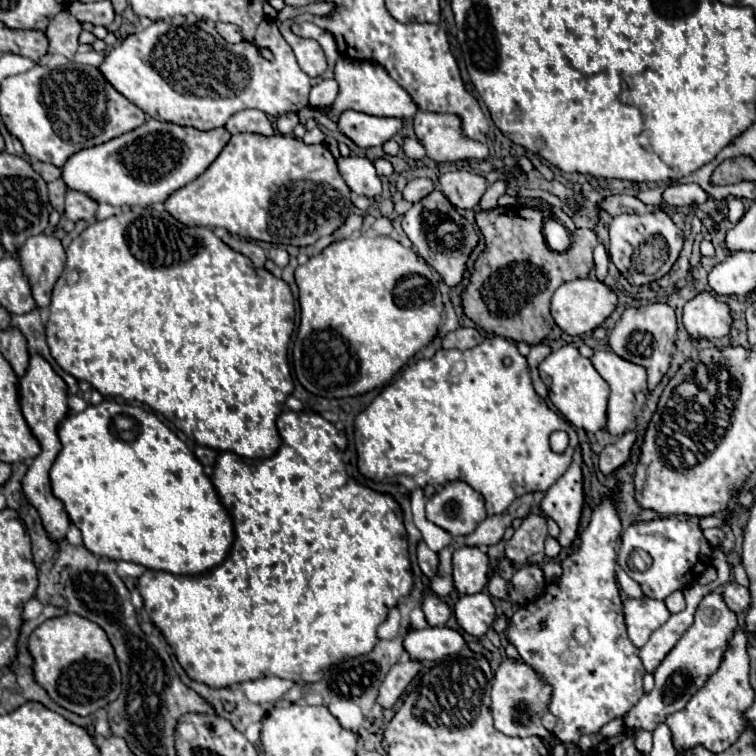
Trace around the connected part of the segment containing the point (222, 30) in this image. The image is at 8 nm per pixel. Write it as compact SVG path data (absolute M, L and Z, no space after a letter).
M218 22L216 24L216 30L218 34L226 40L226 42L240 42L242 40L242 32L236 24L224 24L224 22Z

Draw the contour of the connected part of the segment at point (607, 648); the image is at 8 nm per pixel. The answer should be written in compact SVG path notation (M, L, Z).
M606 496L602 498L594 510L592 510L592 520L588 524L588 528L580 534L580 546L572 552L568 552L568 556L562 560L562 576L554 582L548 584L544 596L540 596L536 602L530 602L530 604L524 604L524 606L518 606L514 616L510 618L508 622L508 630L506 630L506 636L508 640L518 648L518 654L524 662L528 662L538 674L542 674L552 686L554 686L554 696L552 696L552 702L550 702L550 712L558 718L558 724L554 726L554 734L558 740L562 740L564 744L578 744L580 736L582 734L596 734L600 732L600 728L604 724L608 724L610 720L618 718L618 716L626 716L628 710L642 698L644 690L642 690L642 678L646 674L640 658L638 658L638 648L632 646L632 642L628 642L628 634L624 634L624 614L620 614L620 590L616 586L616 542L618 542L618 536L620 536L620 530L622 530L622 522L620 522L620 514L618 514L618 508L616 508L616 502L612 496Z

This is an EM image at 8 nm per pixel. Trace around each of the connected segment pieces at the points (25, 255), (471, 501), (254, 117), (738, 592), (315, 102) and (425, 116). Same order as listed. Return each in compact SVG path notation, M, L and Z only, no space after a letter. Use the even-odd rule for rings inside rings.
M52 234L30 236L28 242L20 248L18 260L30 278L36 306L44 310L50 304L52 288L66 264L62 242Z
M462 480L448 482L428 500L426 518L452 536L472 534L486 518L484 496Z
M240 110L236 112L224 126L230 134L240 134L240 132L258 132L258 134L274 134L274 128L270 124L270 120L266 118L264 112L260 110Z
M728 582L722 590L724 598L726 598L726 604L730 610L734 610L736 614L738 612L744 612L748 606L750 606L750 590L740 586L738 582Z
M324 80L310 90L310 106L312 108L332 106L332 102L336 100L336 94L338 94L338 82L336 80Z
M419 109L413 118L413 127L416 136L423 143L427 157L436 162L458 162L469 158L481 161L488 156L486 144L464 136L460 116L436 114L436 112L425 112ZM438 122L442 128L440 134L436 134Z

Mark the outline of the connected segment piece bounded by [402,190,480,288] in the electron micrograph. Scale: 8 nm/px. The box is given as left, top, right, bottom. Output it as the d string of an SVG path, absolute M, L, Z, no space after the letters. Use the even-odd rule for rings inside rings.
M434 190L432 194L428 194L426 198L422 198L418 202L418 206L412 206L404 216L402 216L402 228L406 232L406 236L412 240L418 256L422 256L440 276L442 280L454 288L462 282L464 278L464 270L466 270L466 262L470 258L470 254L474 252L480 236L474 228L472 222L468 222L450 202L448 198Z

